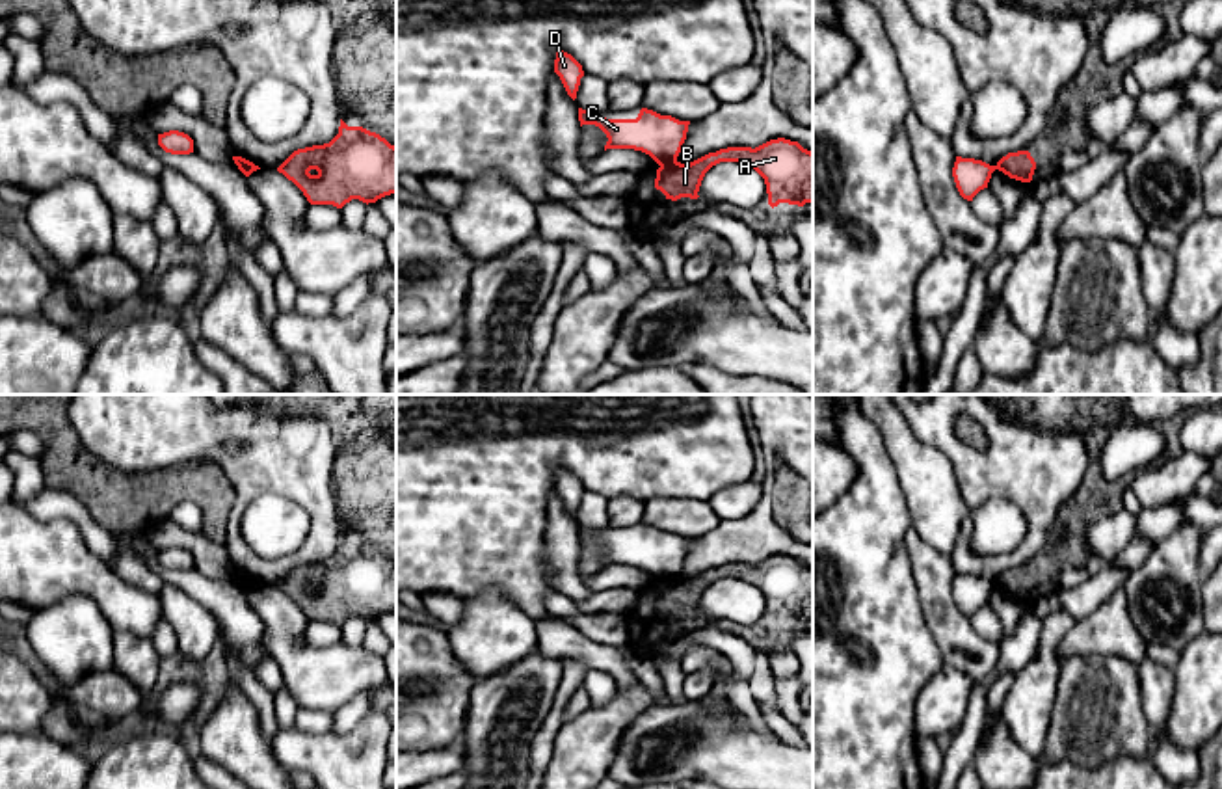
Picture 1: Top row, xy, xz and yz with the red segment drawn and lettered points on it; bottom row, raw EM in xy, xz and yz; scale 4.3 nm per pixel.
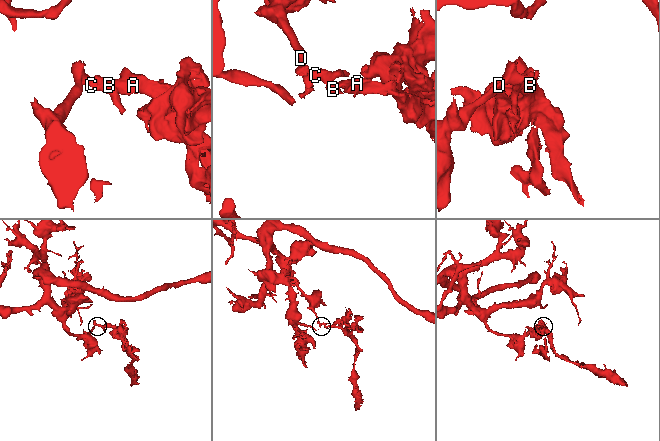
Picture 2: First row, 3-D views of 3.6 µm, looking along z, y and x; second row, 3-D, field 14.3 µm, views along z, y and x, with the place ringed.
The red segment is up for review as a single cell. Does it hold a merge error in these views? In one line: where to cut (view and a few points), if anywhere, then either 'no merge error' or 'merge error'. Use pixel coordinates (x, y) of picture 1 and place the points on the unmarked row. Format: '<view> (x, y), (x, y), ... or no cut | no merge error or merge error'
xz (676, 575), (661, 583) | merge error

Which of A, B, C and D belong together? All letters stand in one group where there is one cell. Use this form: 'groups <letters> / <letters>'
groups A B / C D

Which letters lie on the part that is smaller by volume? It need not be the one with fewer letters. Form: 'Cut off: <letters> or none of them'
Cut off: A, B

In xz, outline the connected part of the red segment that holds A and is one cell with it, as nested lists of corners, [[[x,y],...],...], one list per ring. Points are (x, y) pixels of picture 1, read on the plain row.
[[[785,555],[770,556],[755,566],[720,566],[690,581],[673,577],[657,586],[655,605],[671,618],[681,614],[697,616],[705,590],[720,579],[738,579],[753,584],[764,595],[772,625],[779,620],[798,623],[813,620],[813,569]]]

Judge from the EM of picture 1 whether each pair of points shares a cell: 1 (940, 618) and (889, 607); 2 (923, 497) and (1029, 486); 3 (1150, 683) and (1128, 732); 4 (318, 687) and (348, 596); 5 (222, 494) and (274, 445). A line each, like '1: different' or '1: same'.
1: different
2: different
3: different
4: different
5: different

